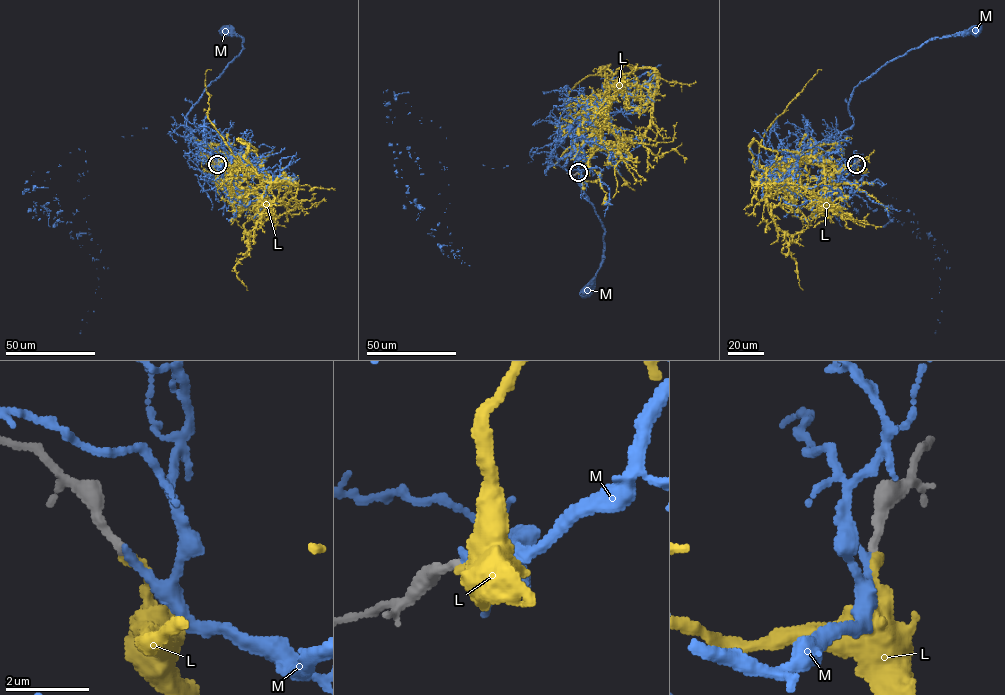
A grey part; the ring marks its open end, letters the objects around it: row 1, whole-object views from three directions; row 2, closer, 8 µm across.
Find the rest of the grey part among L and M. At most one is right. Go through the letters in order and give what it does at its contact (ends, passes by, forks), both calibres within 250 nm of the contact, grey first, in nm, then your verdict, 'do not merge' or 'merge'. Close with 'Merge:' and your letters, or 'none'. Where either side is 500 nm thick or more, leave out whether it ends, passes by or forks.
L: it ends | 220/240 nm | do not merge
M: it ends | 220/220 nm | merge
Merge: M

